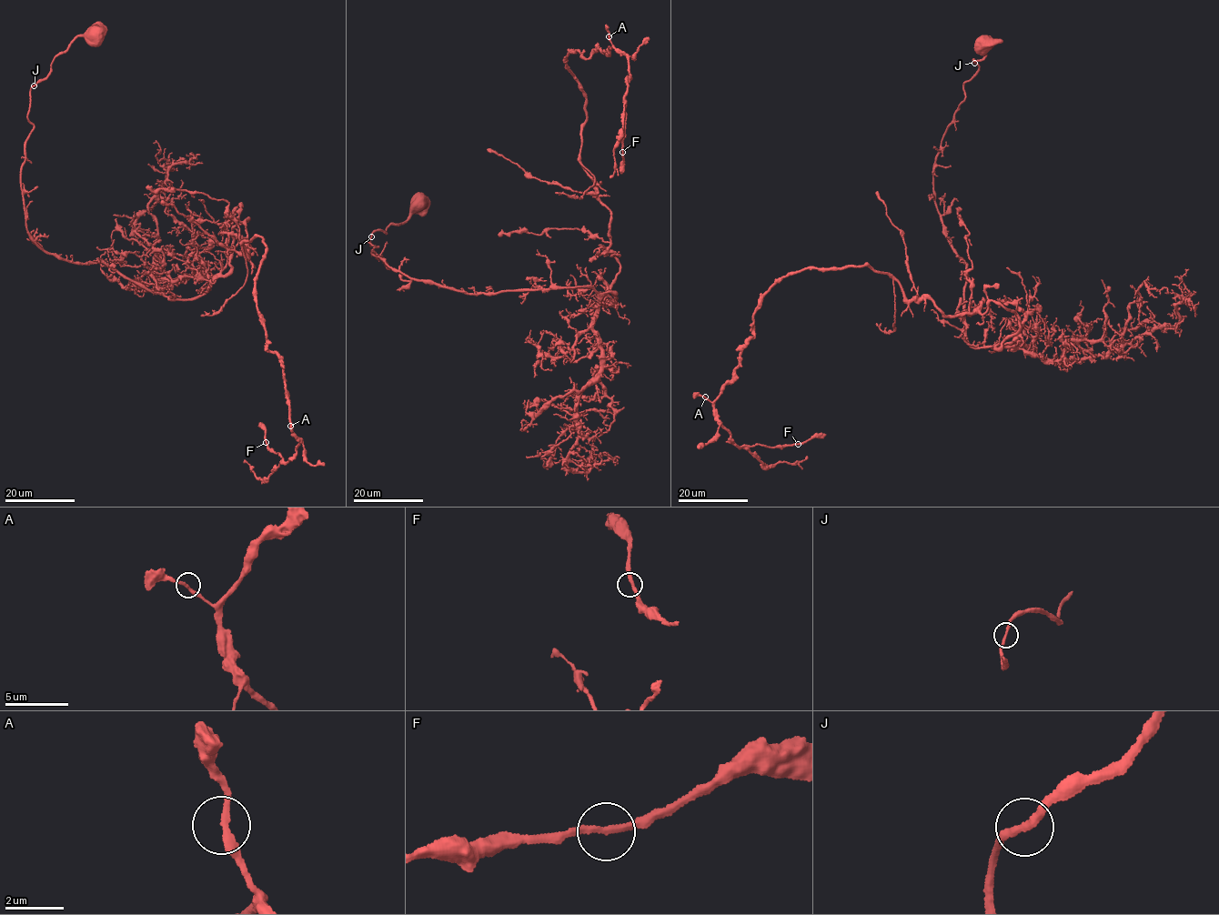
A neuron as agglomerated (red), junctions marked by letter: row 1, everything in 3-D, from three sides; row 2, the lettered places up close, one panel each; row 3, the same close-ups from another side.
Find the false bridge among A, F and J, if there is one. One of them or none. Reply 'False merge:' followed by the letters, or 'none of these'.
False merge: none of these

